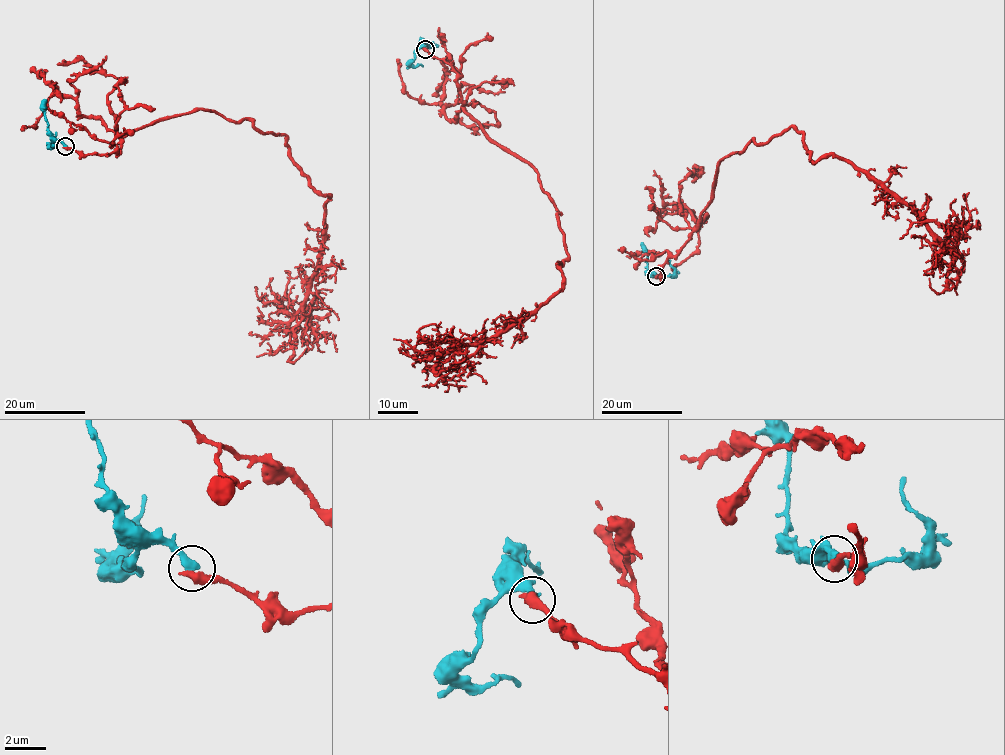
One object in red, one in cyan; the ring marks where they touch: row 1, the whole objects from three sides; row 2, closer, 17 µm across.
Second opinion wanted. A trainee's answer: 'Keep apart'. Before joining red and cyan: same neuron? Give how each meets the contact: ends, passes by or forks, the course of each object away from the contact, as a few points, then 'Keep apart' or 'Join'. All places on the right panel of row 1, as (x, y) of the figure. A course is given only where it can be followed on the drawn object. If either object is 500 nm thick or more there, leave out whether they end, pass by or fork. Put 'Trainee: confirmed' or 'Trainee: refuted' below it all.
Course of red: (656, 276), (697, 229), (723, 158), (789, 127), (815, 162), (849, 161), (948, 243), (964, 237), (969, 192). Course of cyan: (656, 275), (647, 272), (647, 251), (640, 243). Keep apart
Trainee: confirmed

